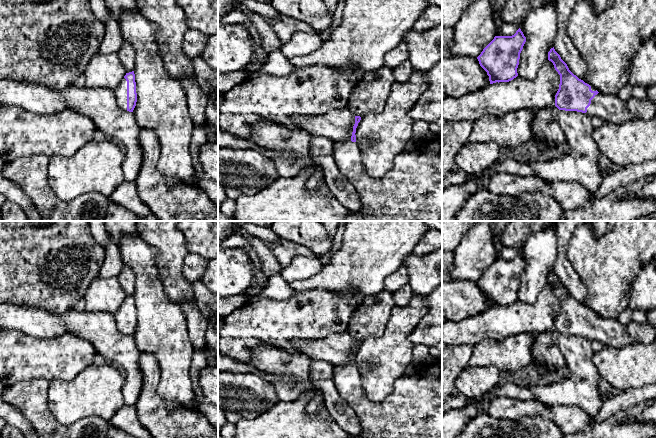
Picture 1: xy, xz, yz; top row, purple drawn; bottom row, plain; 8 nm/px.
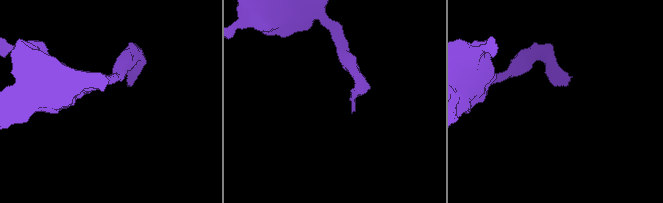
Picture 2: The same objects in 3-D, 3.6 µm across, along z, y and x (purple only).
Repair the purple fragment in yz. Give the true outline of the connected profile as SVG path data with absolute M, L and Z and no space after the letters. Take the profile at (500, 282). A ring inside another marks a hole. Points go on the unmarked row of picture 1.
M519 252L512 260L495 260L477 281L480 290L487 296L490 308L509 306L518 300L520 277L526 266L526 261Z

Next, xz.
M355 340L352 360L345 365L335 366L332 381L339 395L350 405L357 414L360 424L360 438L442 438L442 361L431 360L421 366L412 375L403 375L394 383L394 391L389 399L383 402L374 402L364 396L362 380L356 367L356 352L361 341Z

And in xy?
M134 295L126 297L119 310L114 315L114 319L120 332L133 336L137 326Z

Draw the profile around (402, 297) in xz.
M408 284L393 293L393 300L396 306L403 307L410 303L412 296L413 291Z

